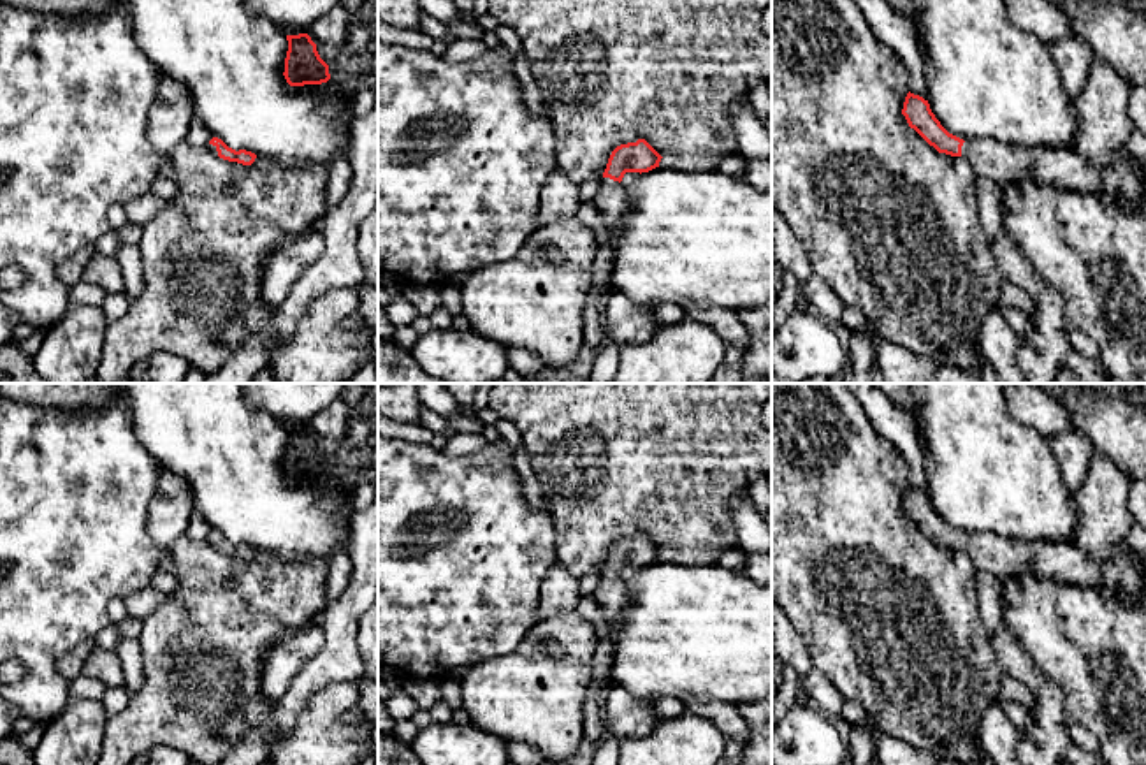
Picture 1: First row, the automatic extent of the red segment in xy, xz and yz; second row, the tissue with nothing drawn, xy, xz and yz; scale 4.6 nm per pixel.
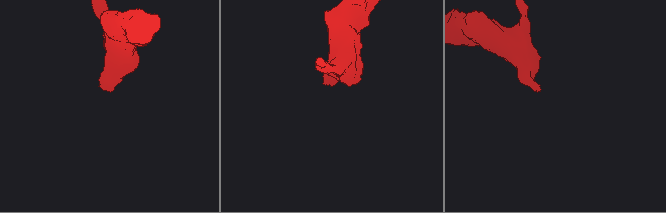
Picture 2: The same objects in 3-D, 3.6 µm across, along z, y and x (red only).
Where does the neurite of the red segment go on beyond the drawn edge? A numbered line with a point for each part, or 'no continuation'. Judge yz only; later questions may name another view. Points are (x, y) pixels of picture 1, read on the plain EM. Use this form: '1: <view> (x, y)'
1: yz (1000, 556)

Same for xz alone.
1: xz (610, 595)

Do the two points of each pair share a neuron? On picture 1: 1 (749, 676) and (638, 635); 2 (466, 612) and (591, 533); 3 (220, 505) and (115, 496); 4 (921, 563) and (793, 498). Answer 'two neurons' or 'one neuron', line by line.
1: one neuron
2: two neurons
3: two neurons
4: one neuron

